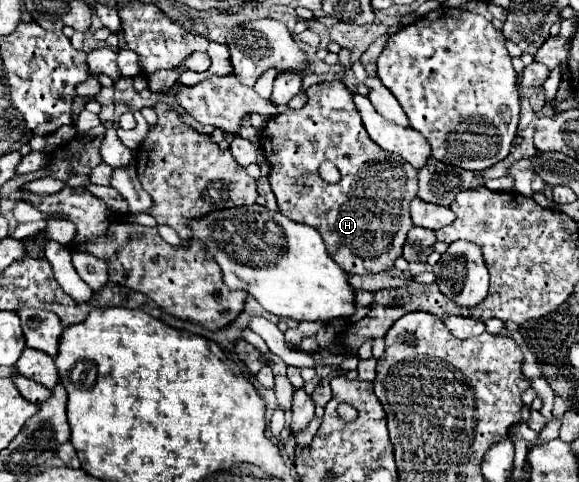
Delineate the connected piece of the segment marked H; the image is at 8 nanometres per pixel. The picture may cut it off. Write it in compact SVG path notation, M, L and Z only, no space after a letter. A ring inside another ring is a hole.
M321 82L307 88L307 104L301 110L287 110L267 120L261 132L261 146L271 162L269 184L281 214L293 222L313 226L323 236L329 256L347 274L375 274L393 268L393 262L401 256L405 236L413 228L409 204L417 196L417 170L399 156L391 158L389 152L369 140L353 104L353 94L343 82ZM323 160L331 160L339 168L341 180L337 184L327 184L319 178L317 168Z

